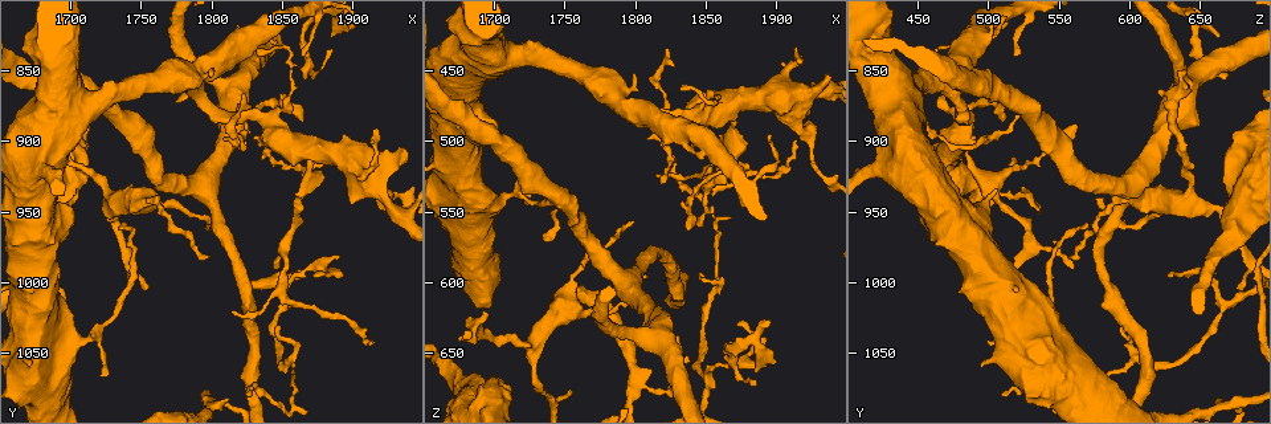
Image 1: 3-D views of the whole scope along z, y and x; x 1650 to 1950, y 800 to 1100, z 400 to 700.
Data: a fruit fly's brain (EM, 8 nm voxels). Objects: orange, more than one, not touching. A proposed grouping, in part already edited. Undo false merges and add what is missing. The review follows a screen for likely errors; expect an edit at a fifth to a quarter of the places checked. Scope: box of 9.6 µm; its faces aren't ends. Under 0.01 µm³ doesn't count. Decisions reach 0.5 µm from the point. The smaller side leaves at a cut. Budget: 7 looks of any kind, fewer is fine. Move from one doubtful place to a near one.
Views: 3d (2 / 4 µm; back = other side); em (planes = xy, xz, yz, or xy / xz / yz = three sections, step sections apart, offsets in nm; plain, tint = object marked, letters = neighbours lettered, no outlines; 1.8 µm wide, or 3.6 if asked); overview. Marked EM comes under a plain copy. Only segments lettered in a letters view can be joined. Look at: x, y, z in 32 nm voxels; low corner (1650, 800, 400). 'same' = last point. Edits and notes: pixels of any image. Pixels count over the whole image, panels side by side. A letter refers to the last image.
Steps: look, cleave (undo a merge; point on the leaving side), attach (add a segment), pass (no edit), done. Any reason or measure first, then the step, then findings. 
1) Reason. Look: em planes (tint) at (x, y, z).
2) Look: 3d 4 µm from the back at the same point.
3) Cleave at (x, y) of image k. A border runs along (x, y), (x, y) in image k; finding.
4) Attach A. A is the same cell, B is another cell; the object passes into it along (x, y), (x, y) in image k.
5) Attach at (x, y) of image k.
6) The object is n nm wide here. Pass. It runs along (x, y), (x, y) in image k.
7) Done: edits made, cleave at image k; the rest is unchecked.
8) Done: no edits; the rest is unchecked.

Look: 3d 4 µm at (1800, 848, 452).

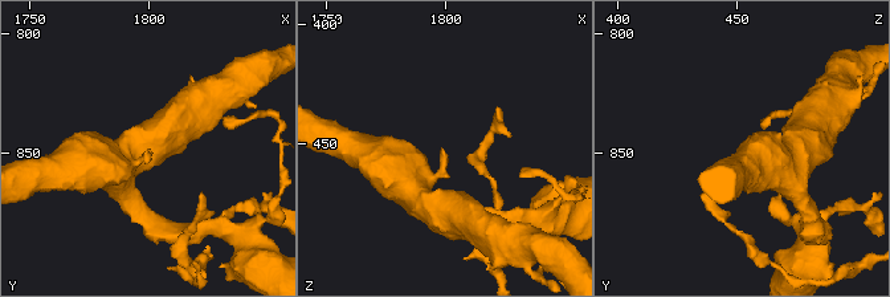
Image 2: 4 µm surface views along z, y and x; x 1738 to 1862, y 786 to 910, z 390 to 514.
Shape alone is not enough. Look: em 3.6 µm planes (letters) at (1799, 850, 453).

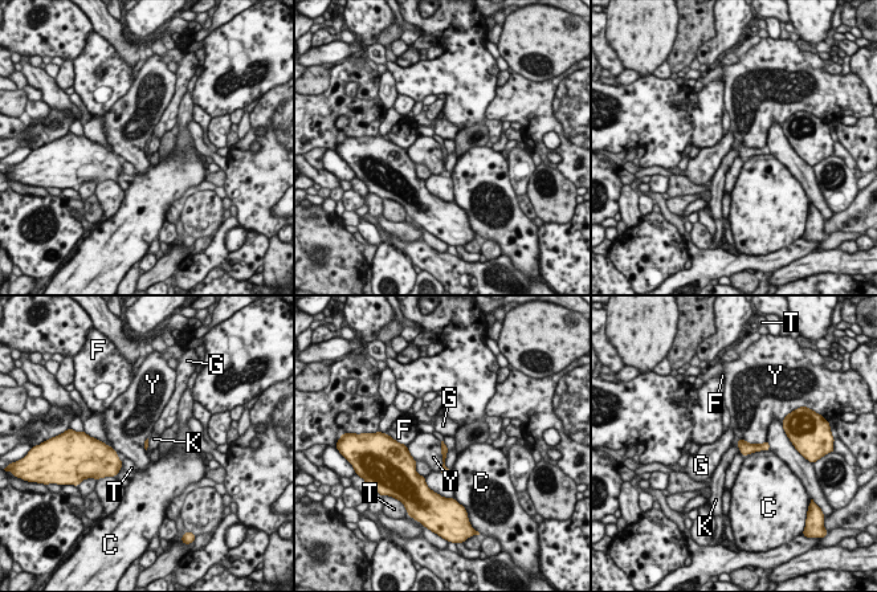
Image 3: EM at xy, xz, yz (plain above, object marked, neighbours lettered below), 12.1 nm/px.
Pass. C, F, G, K, T and Y are other cells; it runs along (443, 445), (444, 468), (448, 472) in image 3; none of them fits.

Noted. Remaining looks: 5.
Stops while still wide. Look: em planes (letters) at (1704, 934, 506).

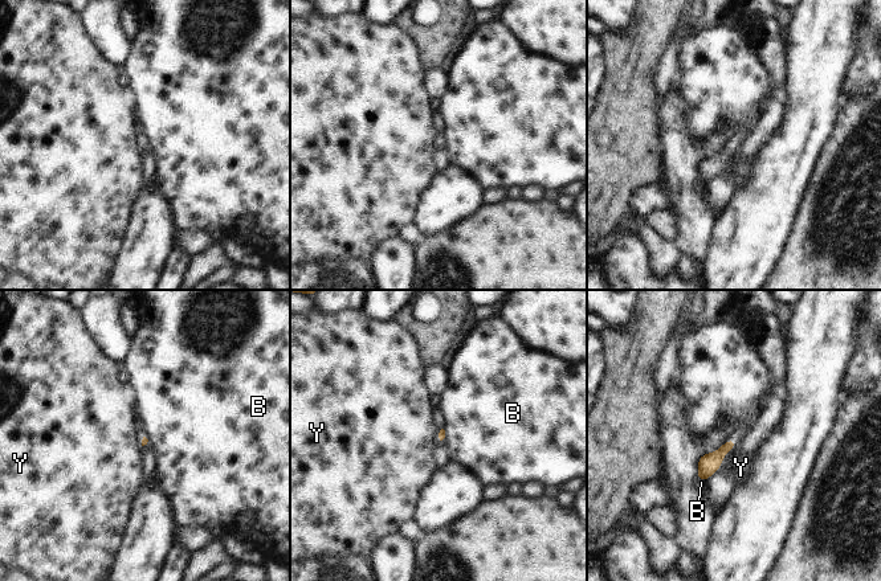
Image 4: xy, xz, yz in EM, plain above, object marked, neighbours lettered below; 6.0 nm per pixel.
Pass. B and Y are other cells; a border runs along (734, 437), (735, 445), (717, 469) in image 4; no lettered segment goes on from it.

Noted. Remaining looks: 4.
Branch stops here. Look: 3d 2 µm at (1824, 1080, 510).

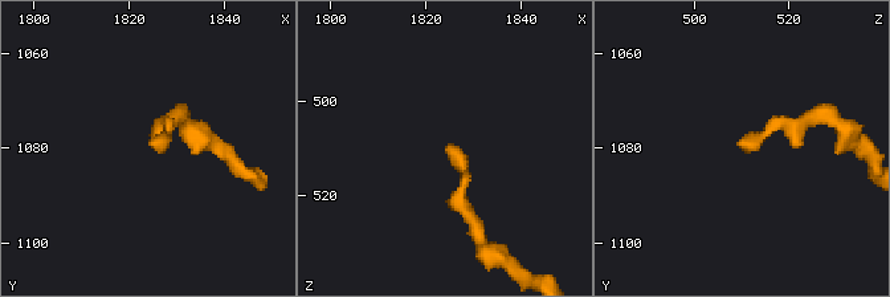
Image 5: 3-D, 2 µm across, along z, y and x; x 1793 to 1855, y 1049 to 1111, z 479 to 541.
Shape alone is not enough. Look: em xz step 4 (tint) at (1825, 1080, 510).

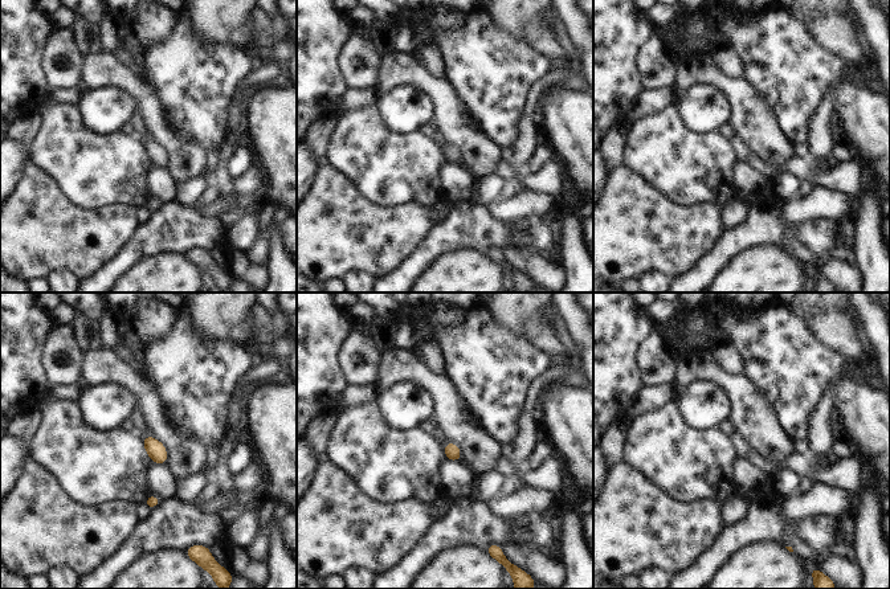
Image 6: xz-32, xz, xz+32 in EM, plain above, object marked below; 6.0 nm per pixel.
Look: em xz step 4 (letters) at the same point.

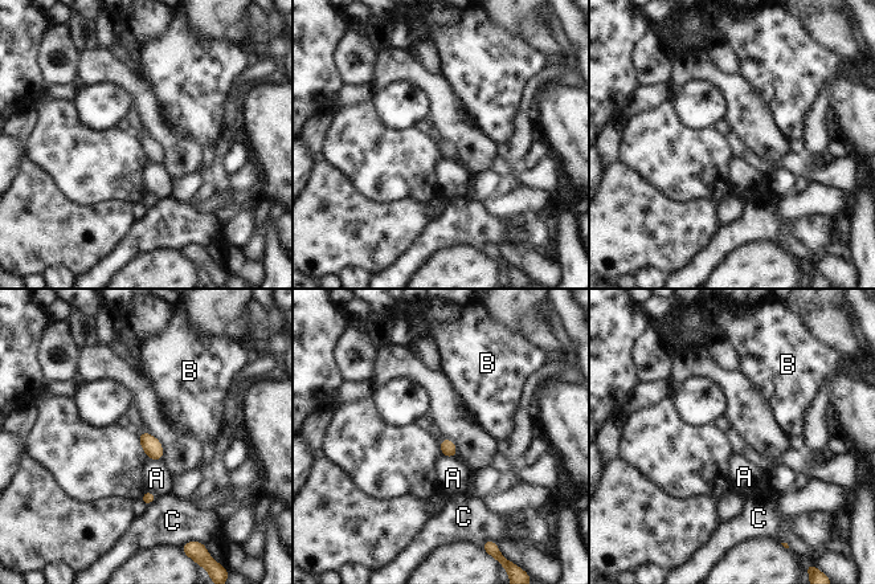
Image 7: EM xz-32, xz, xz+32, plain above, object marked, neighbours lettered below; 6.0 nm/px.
The object is 90 nm wide here. Pass. A, B and C are other cells; a border runs along (148, 457), (162, 461) in image 7; no lettered segment goes on from it.

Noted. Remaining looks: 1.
Done: no edits; the rest is unchecked.

